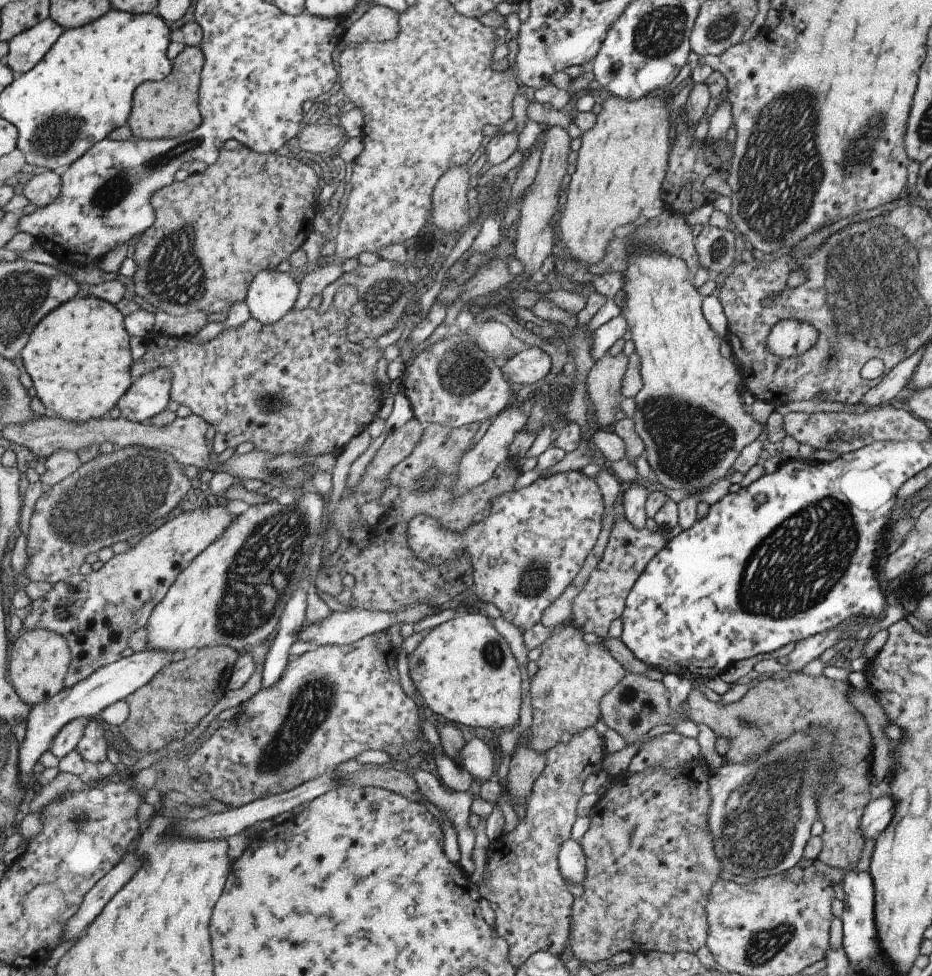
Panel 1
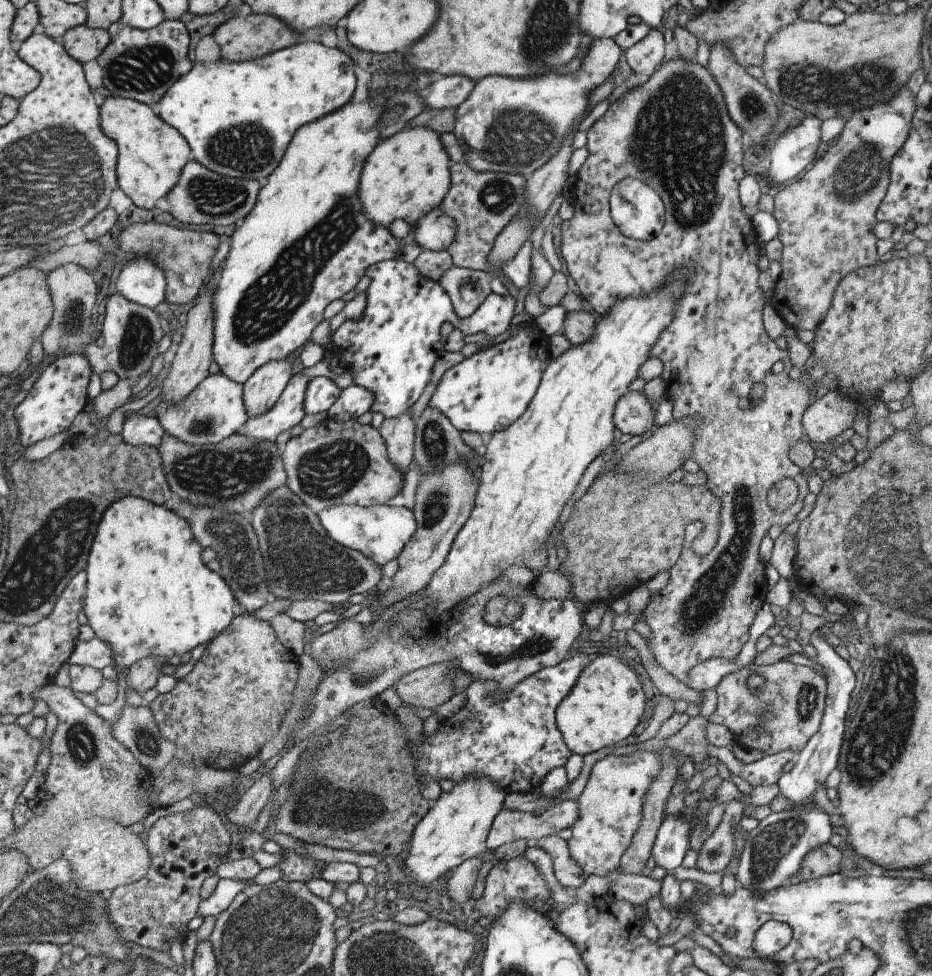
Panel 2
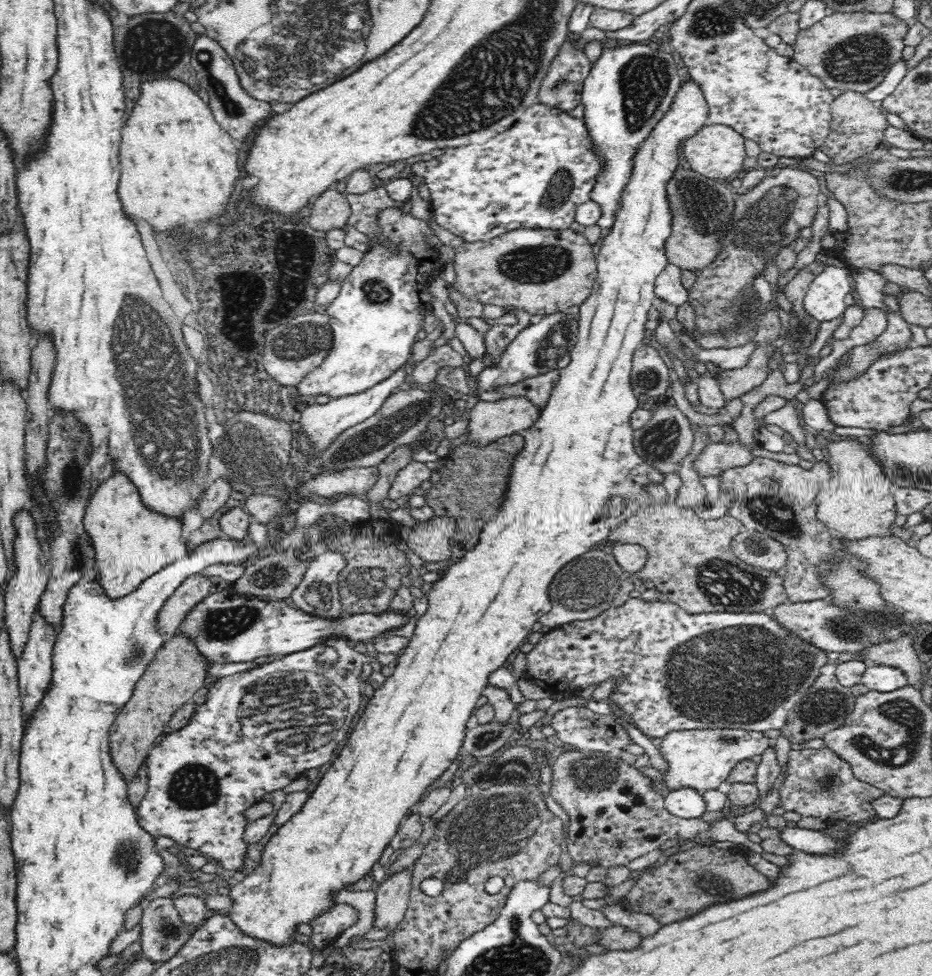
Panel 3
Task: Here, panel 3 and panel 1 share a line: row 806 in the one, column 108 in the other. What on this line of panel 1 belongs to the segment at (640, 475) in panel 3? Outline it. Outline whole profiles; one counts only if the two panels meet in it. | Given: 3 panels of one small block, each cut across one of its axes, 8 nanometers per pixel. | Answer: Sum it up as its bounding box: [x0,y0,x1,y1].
[20,295,133,423]

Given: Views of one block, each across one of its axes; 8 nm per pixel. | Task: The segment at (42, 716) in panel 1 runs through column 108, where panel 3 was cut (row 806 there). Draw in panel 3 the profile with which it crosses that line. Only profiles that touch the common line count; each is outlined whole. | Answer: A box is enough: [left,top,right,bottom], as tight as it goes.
[664,788,706,820]

